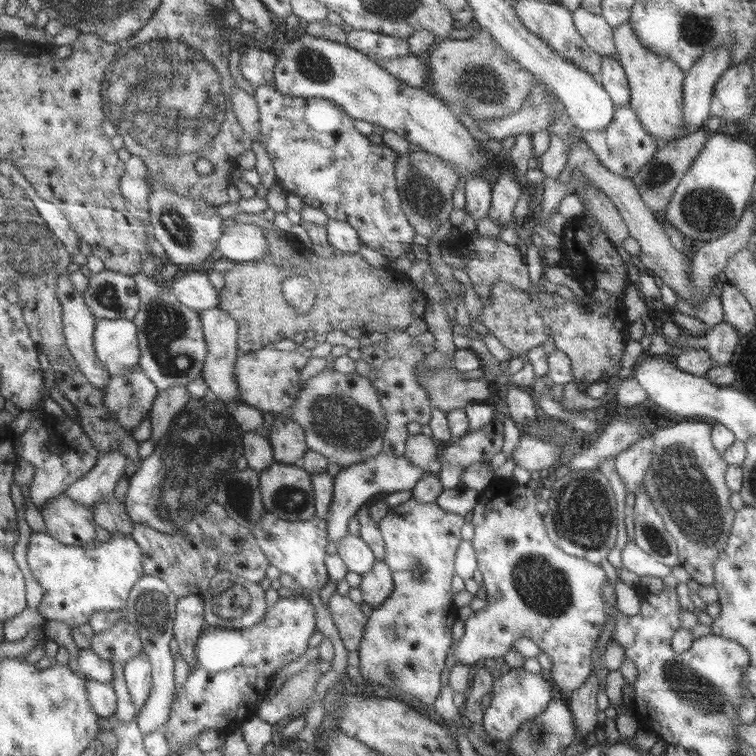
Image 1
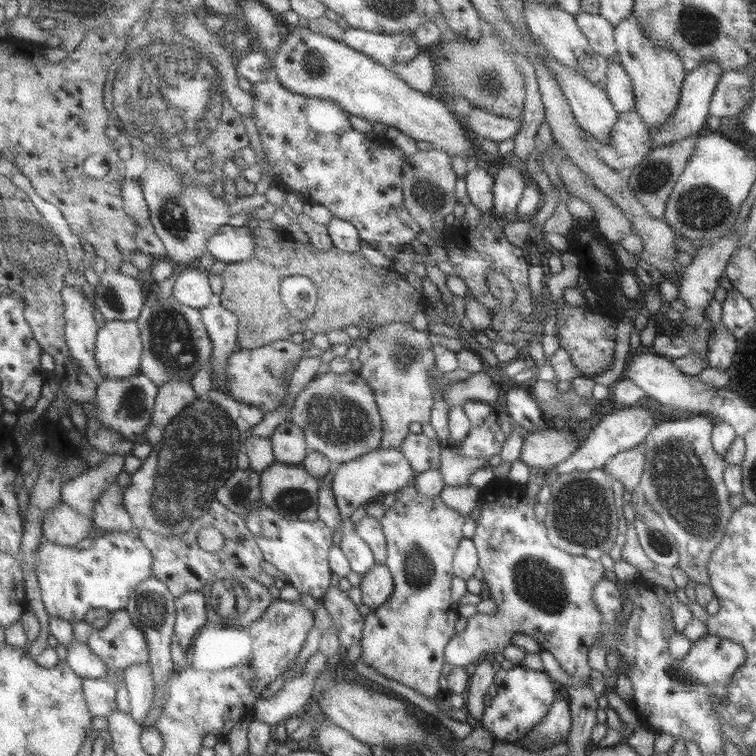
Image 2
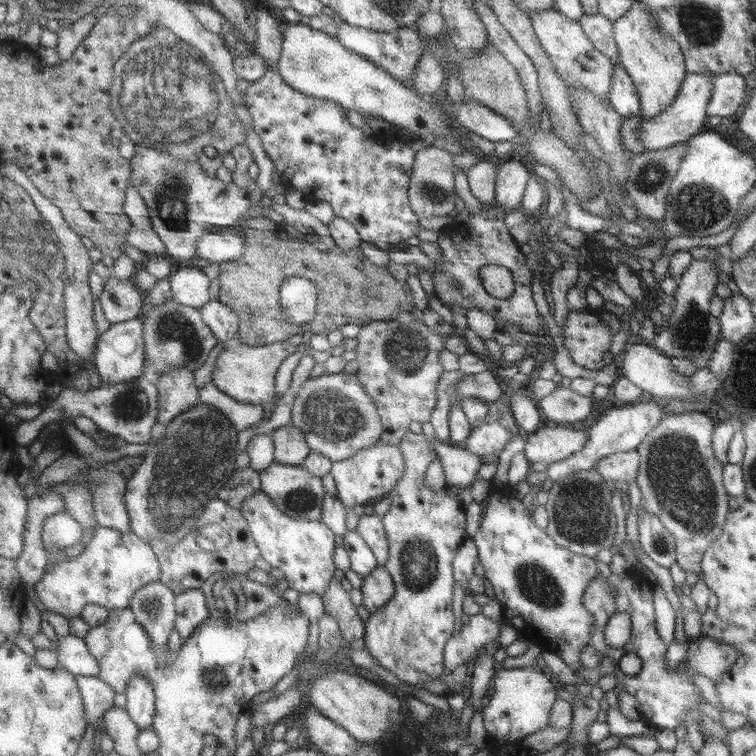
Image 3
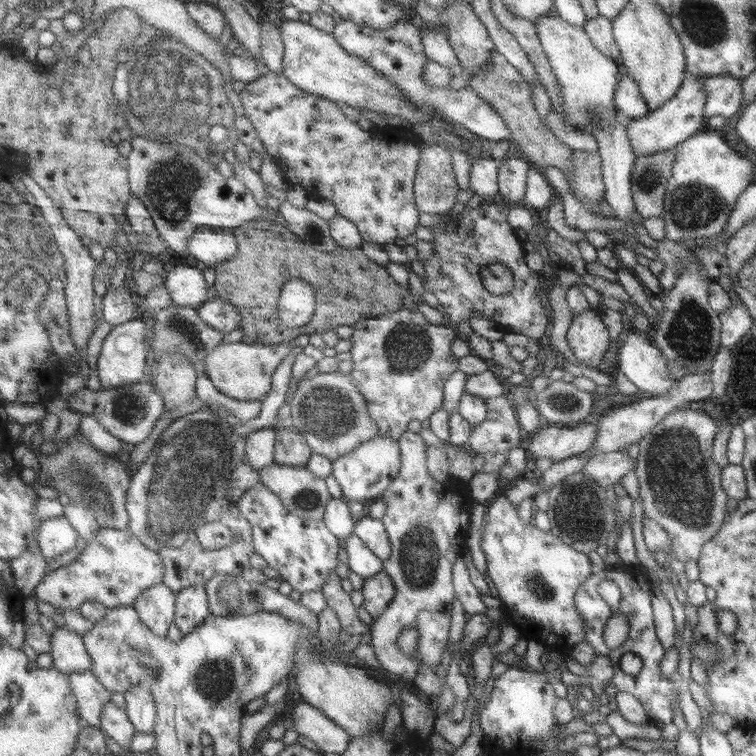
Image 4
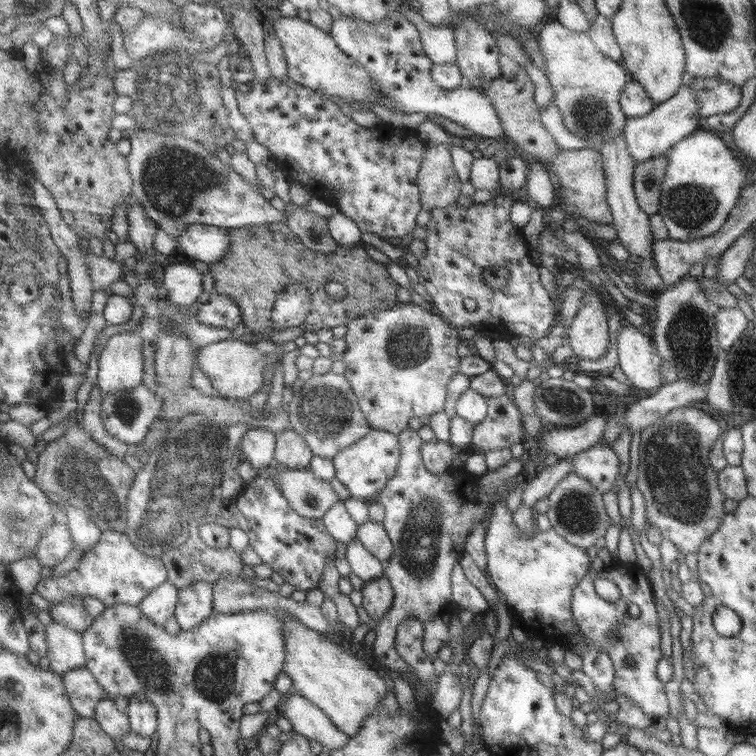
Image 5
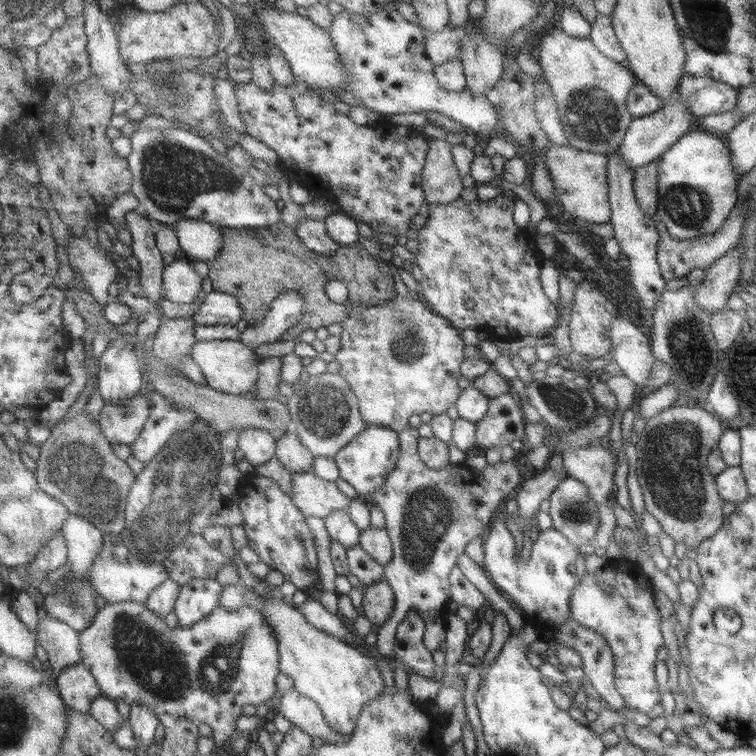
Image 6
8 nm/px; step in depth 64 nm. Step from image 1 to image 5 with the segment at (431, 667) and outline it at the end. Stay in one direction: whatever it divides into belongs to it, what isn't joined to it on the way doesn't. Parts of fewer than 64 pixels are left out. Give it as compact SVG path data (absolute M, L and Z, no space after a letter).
M405 429L400 434L400 444L402 461L399 470L378 494L378 502L385 508L383 524L395 545L395 554L390 561L385 562L385 574L392 582L396 598L390 612L387 612L387 616L377 622L370 640L374 645L373 652L377 658L379 656L379 660L389 670L402 674L402 672L408 672L411 666L403 660L403 656L399 654L396 646L399 626L411 617L421 619L425 623L424 648L433 660L439 656L439 650L443 646L449 645L449 626L451 626L451 618L455 613L456 605L453 593L454 568L464 553L467 538L473 534L473 528L477 524L486 524L491 508L495 506L497 501L503 499L508 491L517 486L517 480L514 478L507 479L503 485L487 495L487 493L481 492L481 484L479 484L481 475L455 469L441 475L433 474L423 461L422 445L424 441L421 439L419 430Z

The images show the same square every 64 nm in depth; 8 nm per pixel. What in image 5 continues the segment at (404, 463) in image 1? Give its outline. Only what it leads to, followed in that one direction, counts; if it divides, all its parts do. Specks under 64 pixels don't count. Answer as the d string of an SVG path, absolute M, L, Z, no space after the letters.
M371 429L371 433L365 438L361 438L349 449L339 452L334 459L337 467L336 478L348 488L351 496L358 499L371 498L371 496L377 496L395 477L401 461L400 435L385 429Z

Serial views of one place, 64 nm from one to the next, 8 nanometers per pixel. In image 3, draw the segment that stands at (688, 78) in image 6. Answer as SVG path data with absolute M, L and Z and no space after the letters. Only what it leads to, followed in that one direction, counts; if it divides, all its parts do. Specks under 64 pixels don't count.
M725 72L713 75L713 90L707 101L706 116L729 117L749 93L748 78Z

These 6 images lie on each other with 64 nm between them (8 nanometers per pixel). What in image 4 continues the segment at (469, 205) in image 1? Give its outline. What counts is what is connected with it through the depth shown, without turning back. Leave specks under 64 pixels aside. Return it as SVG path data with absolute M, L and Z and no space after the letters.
M481 155L471 168L472 192L483 200L500 196L499 172L501 162L492 156Z

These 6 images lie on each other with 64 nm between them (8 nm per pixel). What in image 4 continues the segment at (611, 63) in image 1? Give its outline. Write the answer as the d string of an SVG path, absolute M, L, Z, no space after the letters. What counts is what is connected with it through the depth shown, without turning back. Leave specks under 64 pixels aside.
M622 68L619 70L619 83L615 86L613 99L617 113L629 119L641 119L648 114L647 103L639 93L635 79L627 76Z

